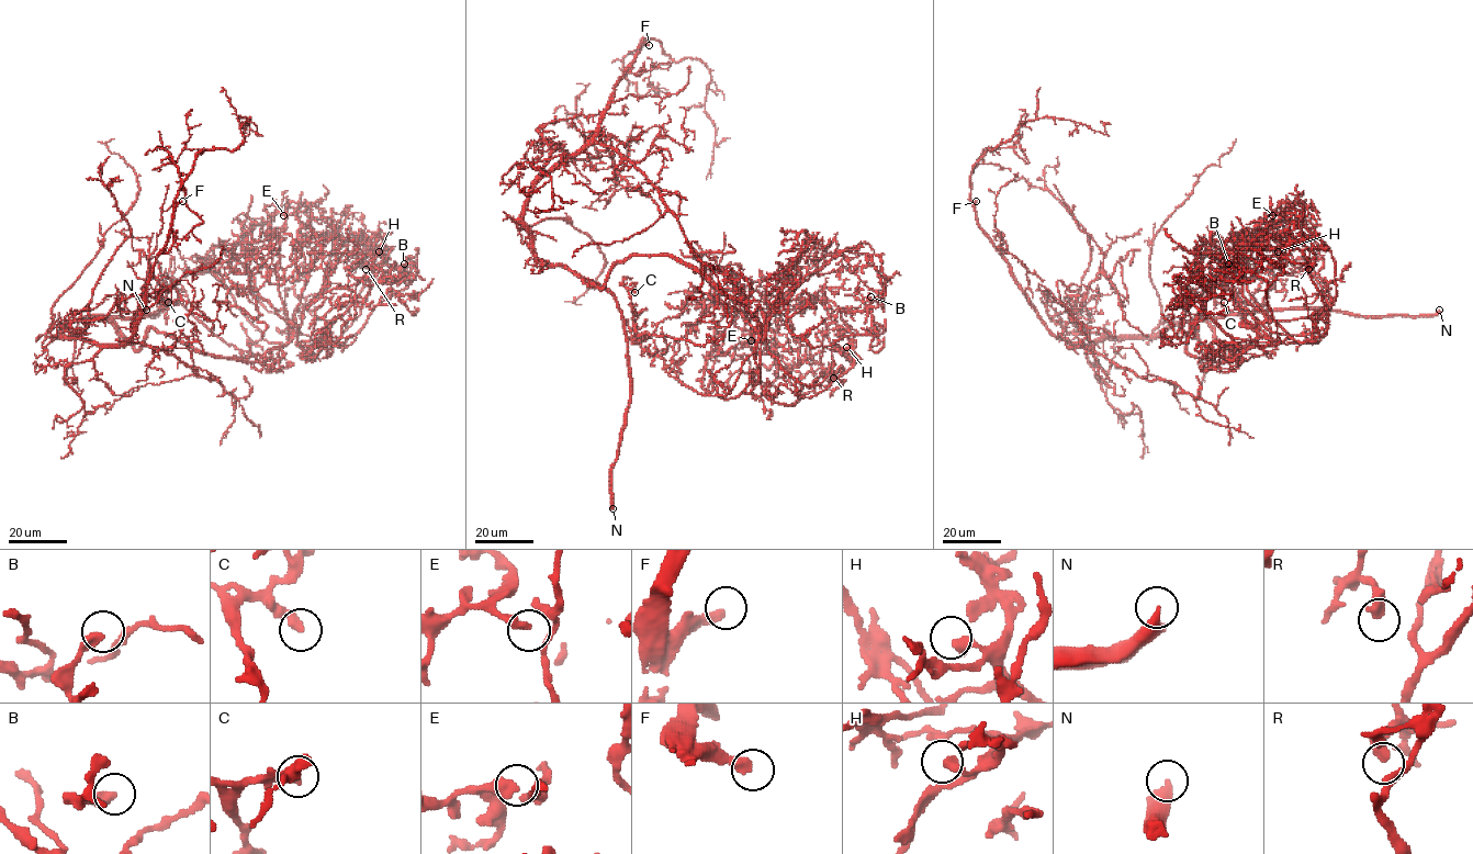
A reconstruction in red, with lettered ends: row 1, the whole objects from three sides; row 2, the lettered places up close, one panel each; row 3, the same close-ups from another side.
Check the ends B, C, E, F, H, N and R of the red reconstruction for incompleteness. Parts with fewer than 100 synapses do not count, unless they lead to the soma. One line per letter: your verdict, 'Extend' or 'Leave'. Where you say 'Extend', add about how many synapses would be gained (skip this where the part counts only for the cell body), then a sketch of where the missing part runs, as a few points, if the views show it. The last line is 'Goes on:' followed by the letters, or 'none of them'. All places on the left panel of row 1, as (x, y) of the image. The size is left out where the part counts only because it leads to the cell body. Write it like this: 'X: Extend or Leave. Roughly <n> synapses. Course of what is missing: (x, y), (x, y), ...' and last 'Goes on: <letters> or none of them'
B: Leave
C: Leave
E: Leave
F: Extend. Roughly 160 synapses. Course of what is missing: (182, 201), (218, 180), (209, 164), (225, 168), (238, 161), (231, 135), (243, 134)
H: Leave
N: Extend. Course of what is missing: (146, 310), (146, 299), (152, 293), (149, 274)
R: Leave
Goes on: F, N

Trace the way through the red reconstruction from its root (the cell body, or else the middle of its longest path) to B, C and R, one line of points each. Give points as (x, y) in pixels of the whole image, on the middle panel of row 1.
B: (566, 269), (602, 288), (632, 256), (677, 257), (760, 310), (763, 340), (836, 255), (870, 296)
C: (566, 269), (602, 288), (627, 258), (673, 256), (737, 299), (727, 332), (695, 345), (640, 334), (634, 292)
R: (566, 269), (602, 288), (632, 256), (677, 257), (760, 311), (769, 399), (833, 378)

